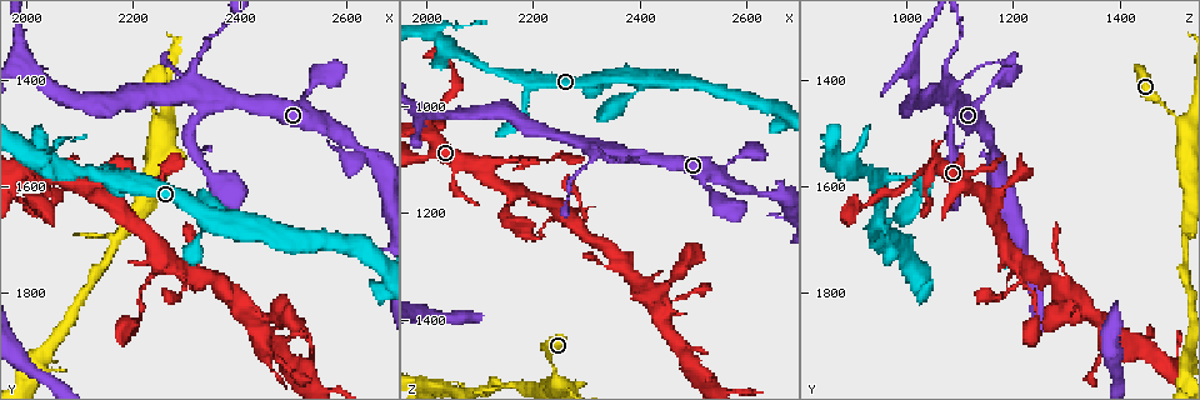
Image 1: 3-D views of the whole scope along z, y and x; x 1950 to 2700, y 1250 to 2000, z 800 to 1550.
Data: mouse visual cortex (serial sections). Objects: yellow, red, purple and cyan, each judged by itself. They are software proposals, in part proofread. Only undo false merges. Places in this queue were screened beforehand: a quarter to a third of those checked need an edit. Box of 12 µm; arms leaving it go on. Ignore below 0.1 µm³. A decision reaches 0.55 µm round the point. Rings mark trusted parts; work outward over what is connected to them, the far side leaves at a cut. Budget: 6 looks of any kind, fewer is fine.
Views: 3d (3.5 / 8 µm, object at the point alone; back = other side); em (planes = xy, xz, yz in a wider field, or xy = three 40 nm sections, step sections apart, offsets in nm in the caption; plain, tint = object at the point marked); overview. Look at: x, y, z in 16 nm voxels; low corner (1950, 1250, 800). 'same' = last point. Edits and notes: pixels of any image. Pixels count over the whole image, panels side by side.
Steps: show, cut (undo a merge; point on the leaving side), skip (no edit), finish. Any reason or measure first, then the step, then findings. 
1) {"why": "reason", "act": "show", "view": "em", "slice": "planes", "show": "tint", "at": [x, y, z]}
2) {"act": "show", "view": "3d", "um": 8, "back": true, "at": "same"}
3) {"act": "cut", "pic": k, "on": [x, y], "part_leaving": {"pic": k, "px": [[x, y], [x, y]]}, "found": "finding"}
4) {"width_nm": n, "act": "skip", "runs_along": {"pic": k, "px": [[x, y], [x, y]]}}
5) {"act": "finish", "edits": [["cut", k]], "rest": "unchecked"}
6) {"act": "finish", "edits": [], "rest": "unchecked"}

{"why": "abrupt turn", "act": "show", "view": "3d", "um": 3.5, "at": [2310, 1385, 1070]}

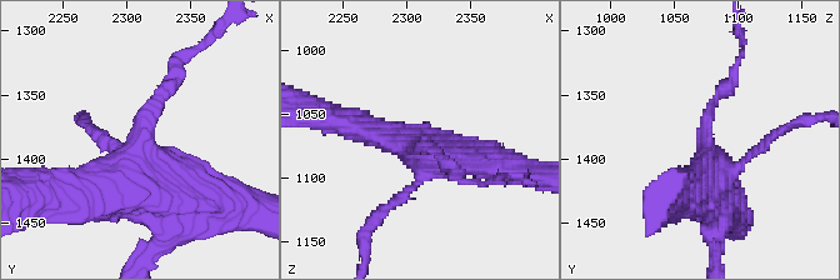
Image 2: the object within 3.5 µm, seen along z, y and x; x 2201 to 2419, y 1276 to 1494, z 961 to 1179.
{"why": "shape alone is not enough", "act": "show", "view": "em", "slice": "xy", "step": 2, "show": "tint", "at": [2310, 1382, 1072]}

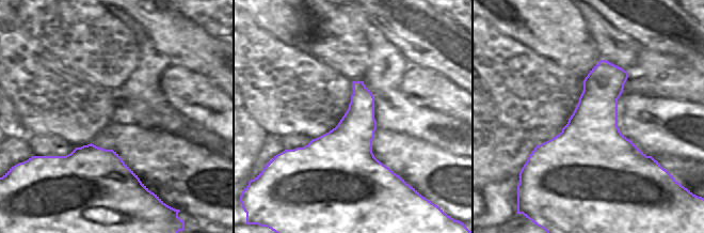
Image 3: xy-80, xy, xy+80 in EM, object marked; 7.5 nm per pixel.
{"arm_widths_nm": [150, 500], "act": "skip", "runs_along": {"pic": 2, "px": [[718, 199], [704, 126], [733, 73]]}, "found": "continuous, no second cell"}

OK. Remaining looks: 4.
{"why": "small branch off a trunk", "act": "show", "view": "3d", "um": 8, "at": [2245, 1480, 1510]}

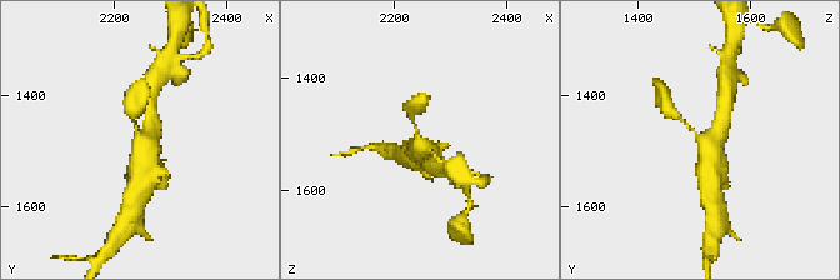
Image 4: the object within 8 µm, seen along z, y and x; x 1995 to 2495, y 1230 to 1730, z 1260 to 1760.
{"act": "show", "view": "3d", "um": 3.5, "at": [2245, 1475, 1515]}

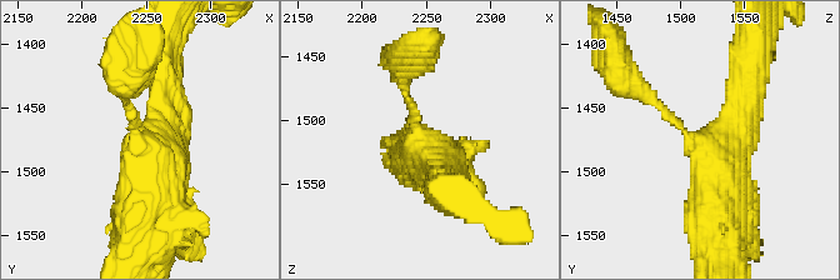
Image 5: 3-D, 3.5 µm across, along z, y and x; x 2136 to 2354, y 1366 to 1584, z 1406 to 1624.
{"arms": 3, "arm_widths_nm": [150, 500, 700], "act": "show", "view": "em", "slice": "xy", "step": 2, "show": "tint", "at": [2246, 1480, 1512]}

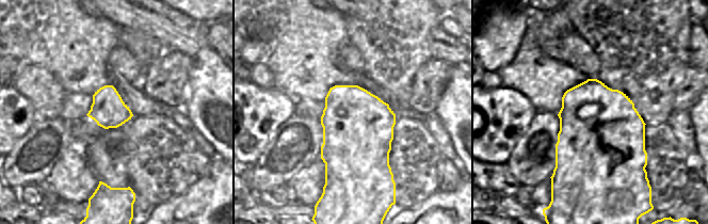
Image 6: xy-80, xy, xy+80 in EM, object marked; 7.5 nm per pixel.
{"act": "skip", "runs_along": {"pic": 5, "px": [[634, 88], [714, 160], [718, 218]]}, "found": "all the same cell"}

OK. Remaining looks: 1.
{"act": "finish", "edits": [], "rest": "unchecked"}

